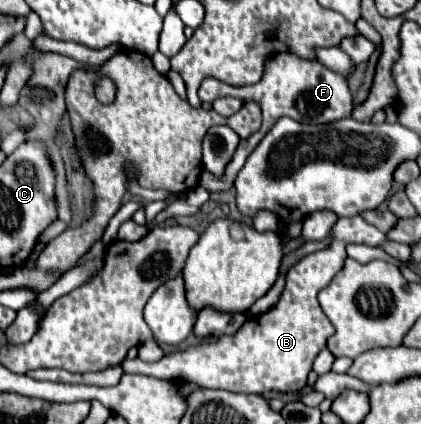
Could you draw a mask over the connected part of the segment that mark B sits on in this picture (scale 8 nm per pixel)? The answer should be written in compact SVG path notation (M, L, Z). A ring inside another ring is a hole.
M357 215L355 217L339 217L337 223L333 225L329 237L331 237L331 245L327 249L321 249L321 251L315 251L315 253L303 257L287 273L285 289L283 289L277 305L273 309L269 309L267 313L249 317L245 321L245 325L235 335L223 335L215 343L201 343L197 347L189 347L187 351L165 355L157 363L145 363L141 359L125 359L121 363L123 371L125 373L141 373L141 375L157 377L157 379L183 379L183 381L189 381L189 383L197 383L199 387L227 389L227 391L233 391L233 393L257 393L259 395L259 393L265 393L265 391L283 391L283 393L301 391L307 385L307 375L311 371L311 363L313 363L315 355L325 347L327 337L335 331L331 321L327 319L327 315L323 313L323 309L319 305L319 299L317 299L319 291L325 289L331 283L331 279L335 277L335 273L343 267L343 261L347 259L345 247L349 243L381 245L385 241L385 233L381 233L373 225L365 223Z

